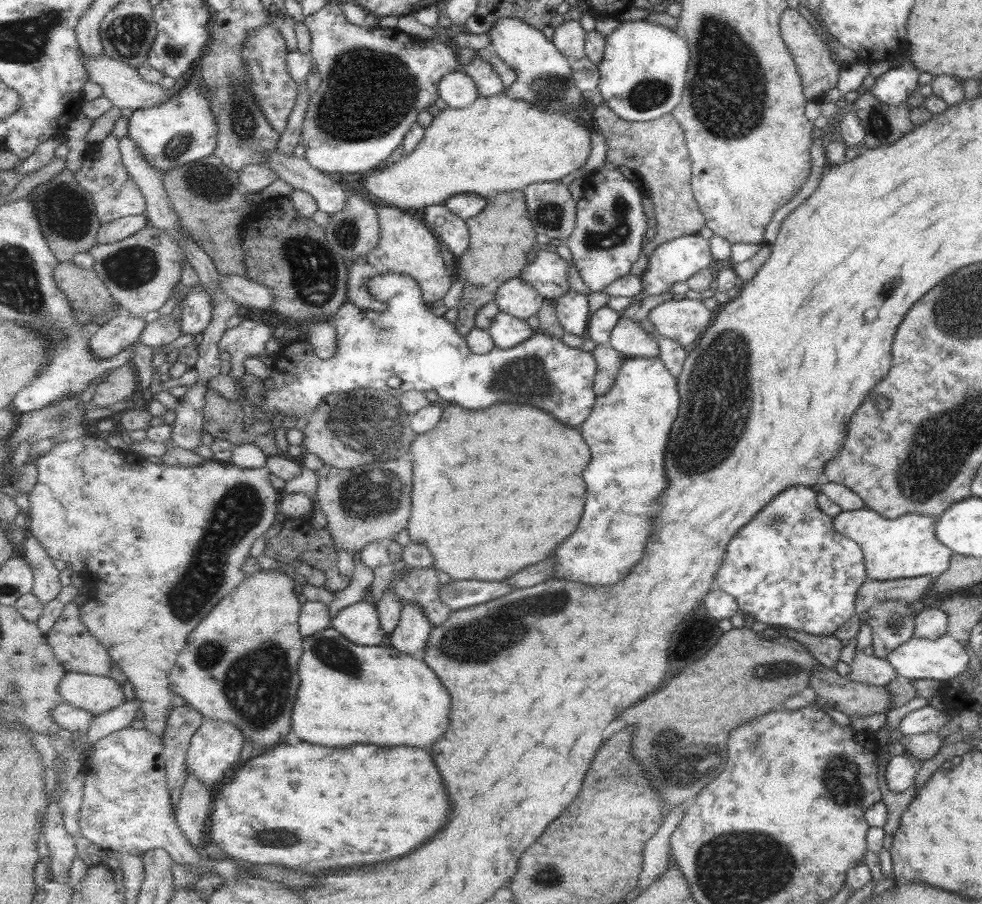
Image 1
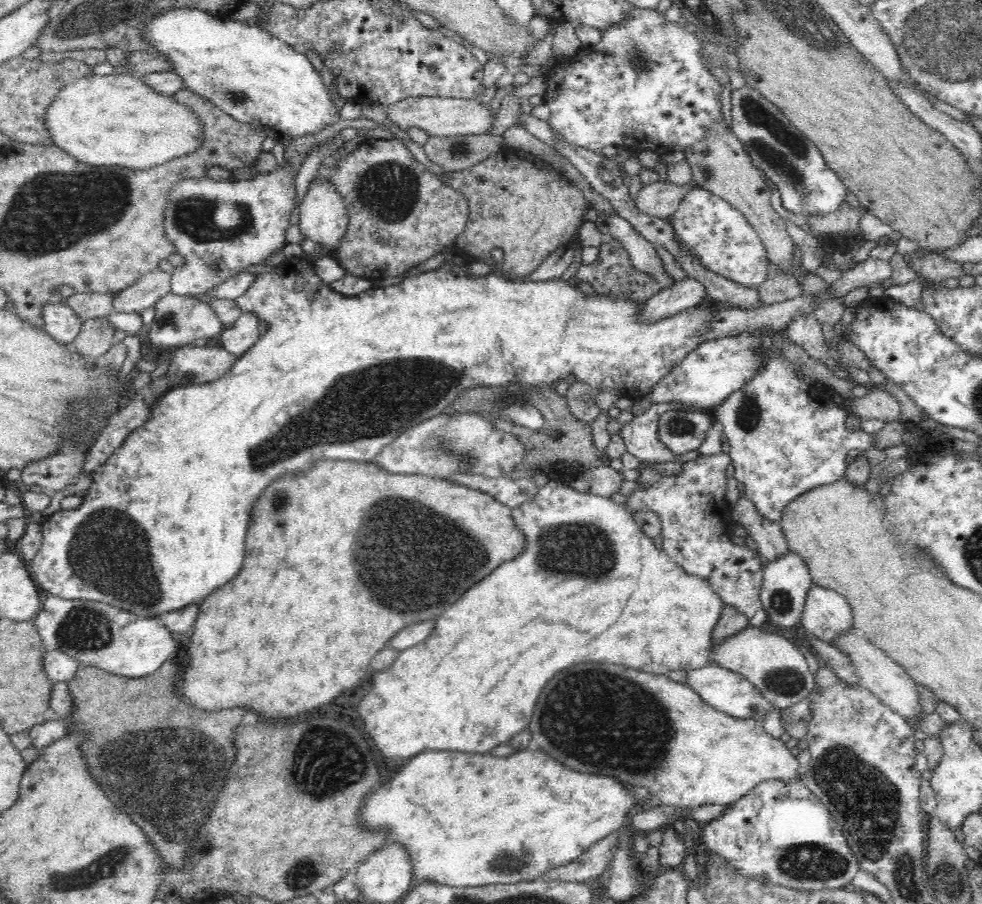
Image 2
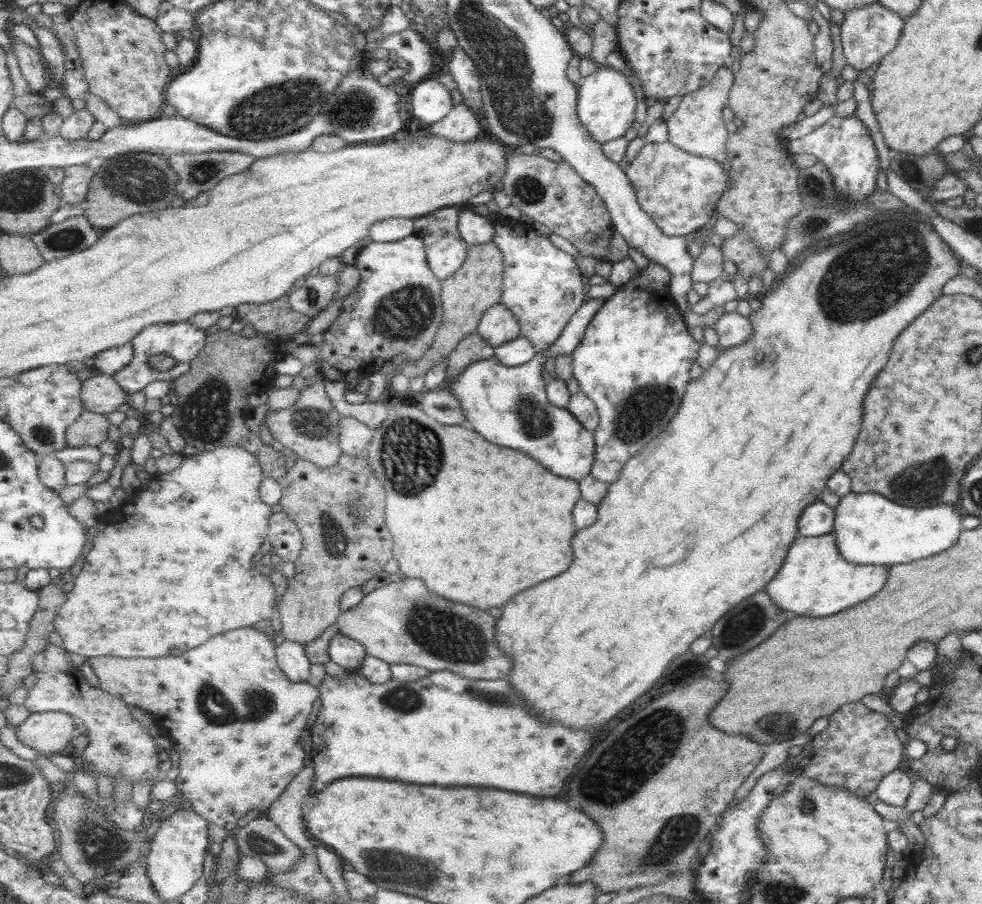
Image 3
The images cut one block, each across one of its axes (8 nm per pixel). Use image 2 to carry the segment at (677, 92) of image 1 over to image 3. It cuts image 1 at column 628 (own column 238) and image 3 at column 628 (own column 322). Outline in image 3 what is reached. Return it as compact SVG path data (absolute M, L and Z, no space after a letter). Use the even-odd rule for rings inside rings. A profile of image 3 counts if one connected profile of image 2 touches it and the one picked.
M611 63L601 66L596 74L584 77L578 89L578 115L595 141L605 144L621 138L636 124L637 94L627 76L615 70Z

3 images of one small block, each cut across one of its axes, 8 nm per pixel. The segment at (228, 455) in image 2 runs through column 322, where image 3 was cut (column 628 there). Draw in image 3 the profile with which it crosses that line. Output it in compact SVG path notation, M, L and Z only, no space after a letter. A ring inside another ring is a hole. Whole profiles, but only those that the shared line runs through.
M649 261L648 267L640 269L627 284L617 287L618 291L597 311L583 342L572 354L574 378L580 390L595 402L600 414L600 425L594 431L596 459L591 475L608 485L619 478L627 462L669 426L690 384L689 372L695 364L699 344L689 334L684 312L670 295L670 280L669 270Z

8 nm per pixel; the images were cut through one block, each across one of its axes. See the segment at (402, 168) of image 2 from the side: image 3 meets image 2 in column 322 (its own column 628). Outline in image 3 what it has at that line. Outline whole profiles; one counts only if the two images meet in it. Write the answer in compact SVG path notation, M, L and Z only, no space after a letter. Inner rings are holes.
M670 140L662 143L647 142L634 158L628 173L637 190L643 210L650 213L655 224L658 224L658 227L669 236L687 236L706 226L707 218L713 212L713 204L718 202L719 196L722 196L721 192L727 180L725 169L716 160L687 152Z

